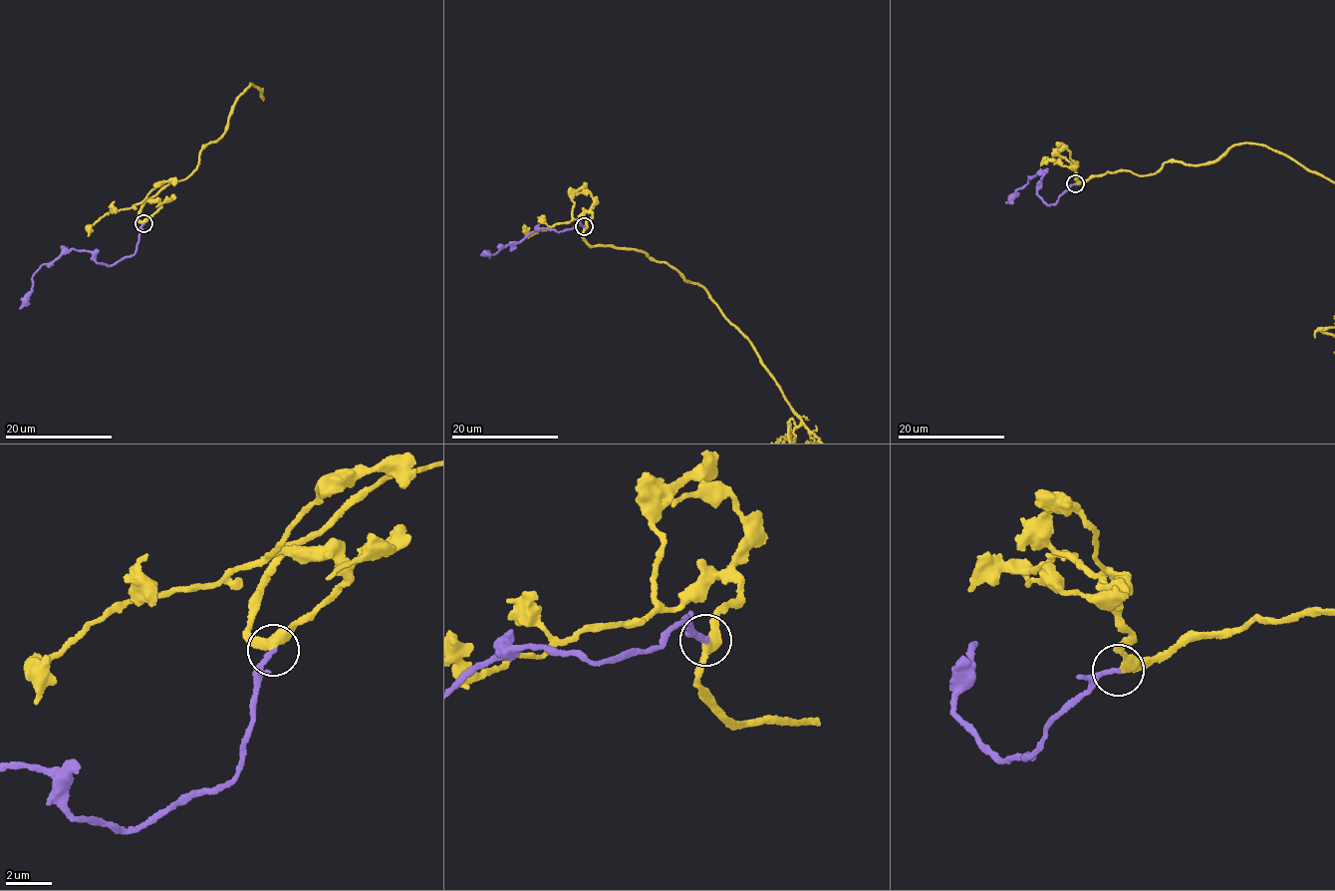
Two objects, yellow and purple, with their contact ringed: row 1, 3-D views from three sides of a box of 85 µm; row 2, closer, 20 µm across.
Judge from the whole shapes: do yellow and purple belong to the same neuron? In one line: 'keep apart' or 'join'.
join

